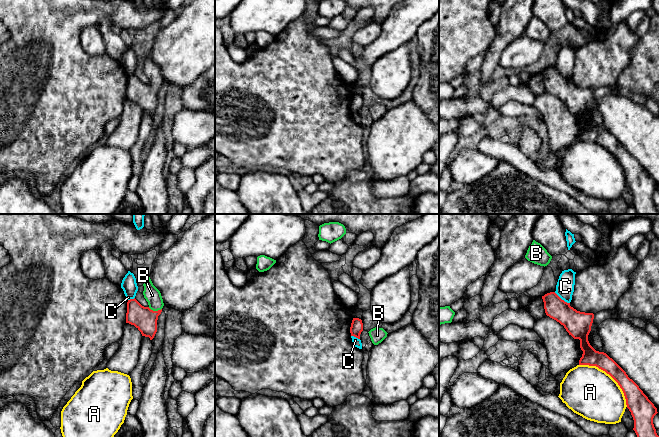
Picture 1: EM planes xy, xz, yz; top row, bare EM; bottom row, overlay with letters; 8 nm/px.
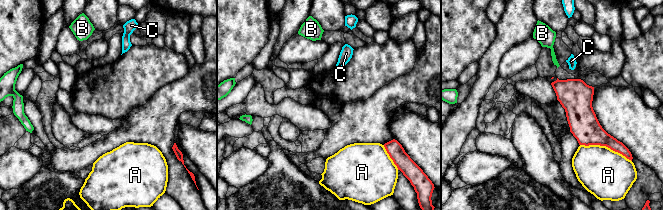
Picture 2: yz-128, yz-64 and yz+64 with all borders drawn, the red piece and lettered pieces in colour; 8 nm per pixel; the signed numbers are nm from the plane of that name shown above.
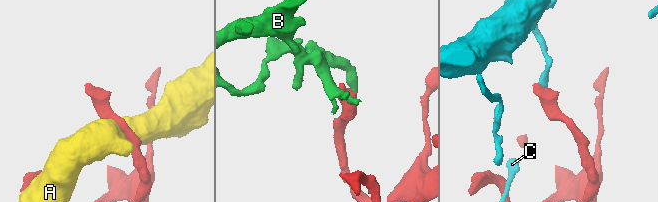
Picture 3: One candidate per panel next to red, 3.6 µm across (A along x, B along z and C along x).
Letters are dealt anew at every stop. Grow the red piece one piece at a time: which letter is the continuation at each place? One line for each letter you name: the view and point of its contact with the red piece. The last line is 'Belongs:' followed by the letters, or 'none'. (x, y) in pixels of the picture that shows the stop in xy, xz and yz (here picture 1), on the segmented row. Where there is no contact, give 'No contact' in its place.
B: Touches red at xy (155, 311)
Belongs: B

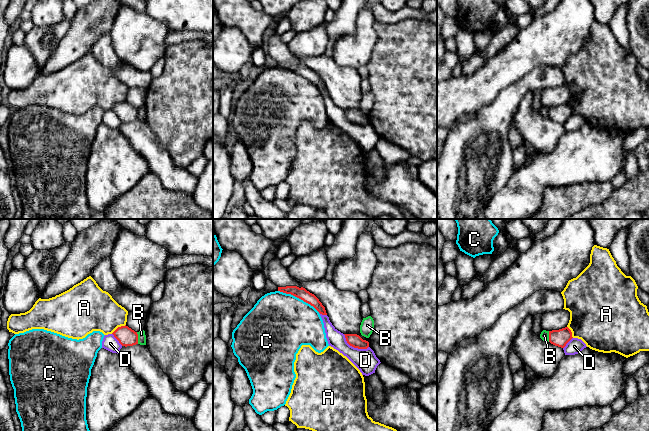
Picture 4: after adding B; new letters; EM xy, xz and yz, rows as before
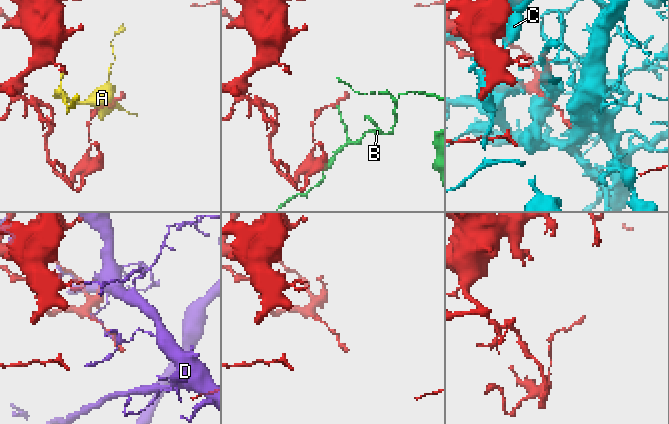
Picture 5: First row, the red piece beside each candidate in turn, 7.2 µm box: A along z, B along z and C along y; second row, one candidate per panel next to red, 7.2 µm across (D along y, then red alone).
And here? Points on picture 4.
Belongs: none

